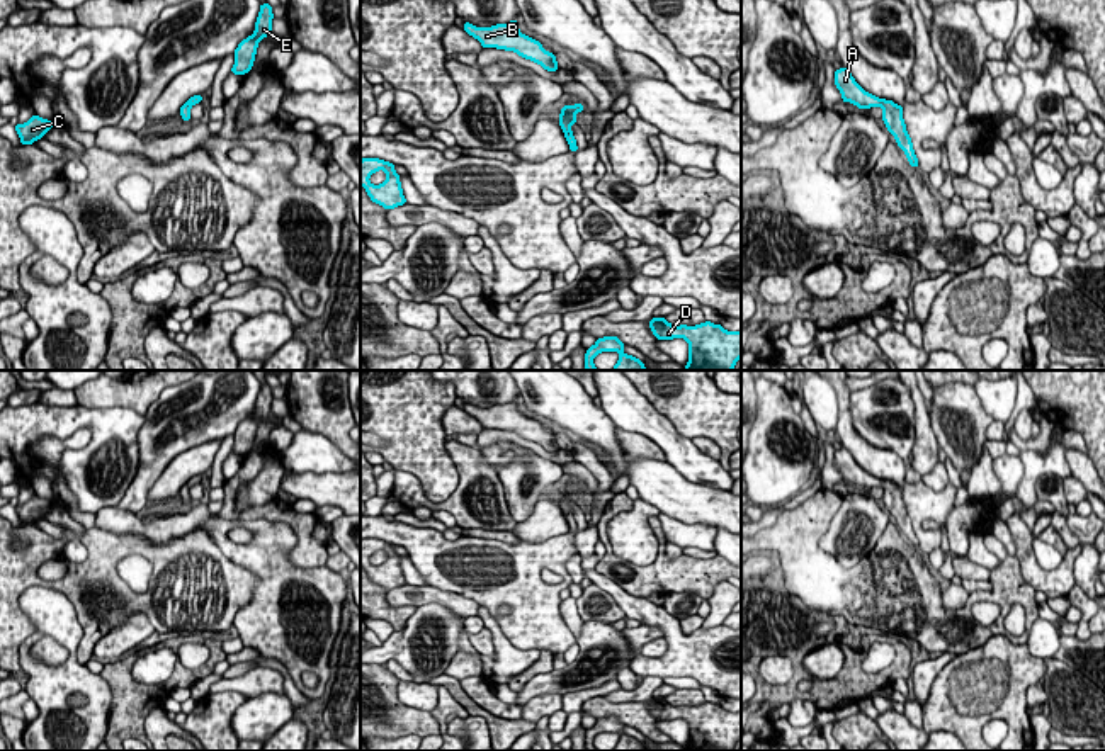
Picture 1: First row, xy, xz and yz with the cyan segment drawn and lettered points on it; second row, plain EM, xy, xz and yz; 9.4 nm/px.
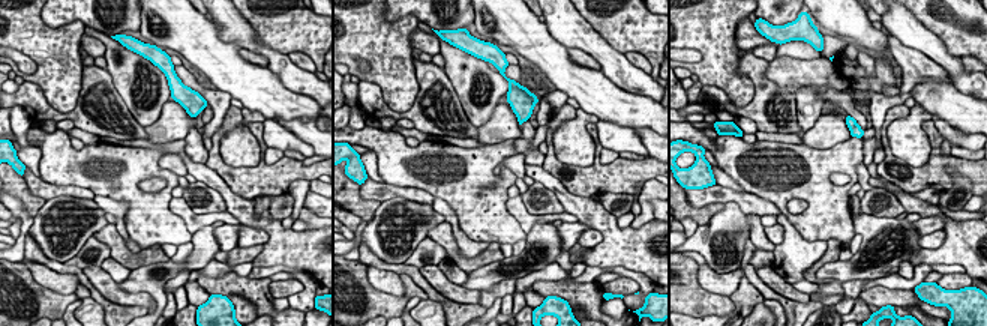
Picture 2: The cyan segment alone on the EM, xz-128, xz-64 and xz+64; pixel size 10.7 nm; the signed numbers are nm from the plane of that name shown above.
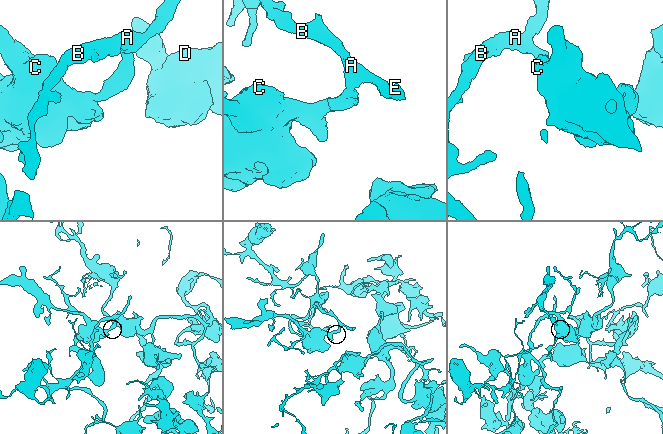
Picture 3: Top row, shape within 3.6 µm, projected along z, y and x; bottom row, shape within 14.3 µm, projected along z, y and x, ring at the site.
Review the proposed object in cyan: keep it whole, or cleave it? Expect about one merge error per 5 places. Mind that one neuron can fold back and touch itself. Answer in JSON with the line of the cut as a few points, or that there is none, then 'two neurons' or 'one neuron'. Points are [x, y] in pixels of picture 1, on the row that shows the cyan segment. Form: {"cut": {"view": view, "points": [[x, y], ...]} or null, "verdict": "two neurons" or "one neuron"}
{"cut": null, "verdict": "one neuron"}

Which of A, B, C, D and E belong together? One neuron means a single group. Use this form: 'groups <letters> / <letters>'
groups A B C D E

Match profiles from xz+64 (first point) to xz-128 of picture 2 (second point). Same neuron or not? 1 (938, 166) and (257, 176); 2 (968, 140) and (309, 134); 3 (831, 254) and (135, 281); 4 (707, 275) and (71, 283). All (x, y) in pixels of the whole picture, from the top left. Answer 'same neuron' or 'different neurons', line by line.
1: same neuron
2: different neurons
3: different neurons
4: same neuron

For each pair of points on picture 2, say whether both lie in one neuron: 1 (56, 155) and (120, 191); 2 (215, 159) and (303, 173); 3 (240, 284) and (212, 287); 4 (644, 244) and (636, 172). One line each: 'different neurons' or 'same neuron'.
1: same neuron
2: same neuron
3: same neuron
4: different neurons

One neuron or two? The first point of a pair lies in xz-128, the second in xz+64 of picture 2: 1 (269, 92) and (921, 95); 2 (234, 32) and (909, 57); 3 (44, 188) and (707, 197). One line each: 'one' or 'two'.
1: one
2: two
3: one

